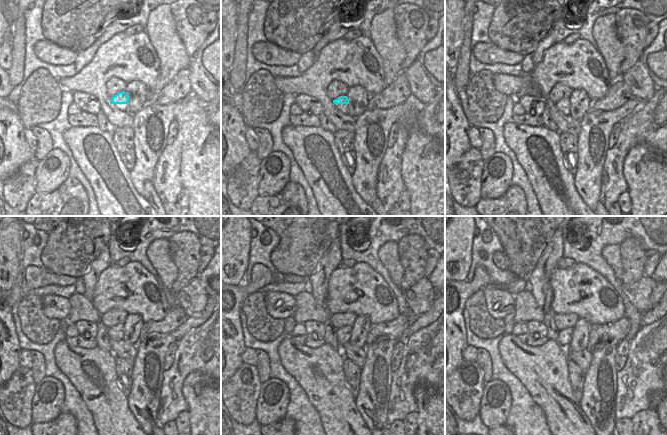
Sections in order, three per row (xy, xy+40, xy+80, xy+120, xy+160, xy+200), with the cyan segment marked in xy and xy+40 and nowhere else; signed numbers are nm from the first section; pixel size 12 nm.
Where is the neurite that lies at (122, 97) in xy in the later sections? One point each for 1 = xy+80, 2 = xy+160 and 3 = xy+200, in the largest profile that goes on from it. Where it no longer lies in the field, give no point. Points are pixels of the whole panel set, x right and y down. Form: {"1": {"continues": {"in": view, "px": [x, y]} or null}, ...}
{"1": {"continues": {"in": "xy+80", "px": [564, 108]}}, "2": {"continues": {"in": "xy+160", "px": [342, 334]}}, "3": {"continues": {"in": "xy+200", "px": [564, 336]}}}

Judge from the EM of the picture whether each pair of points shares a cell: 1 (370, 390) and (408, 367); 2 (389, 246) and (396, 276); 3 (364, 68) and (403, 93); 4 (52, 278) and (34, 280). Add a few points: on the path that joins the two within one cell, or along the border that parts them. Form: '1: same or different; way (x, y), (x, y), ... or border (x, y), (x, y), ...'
1: different; border (392, 372), (388, 400)
2: same; way (389, 253), (389, 259), (394, 269)
3: different; border (385, 88), (378, 94), (370, 95)
4: same; way (48, 278), (38, 278)

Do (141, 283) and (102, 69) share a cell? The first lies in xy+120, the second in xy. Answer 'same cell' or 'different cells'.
same cell

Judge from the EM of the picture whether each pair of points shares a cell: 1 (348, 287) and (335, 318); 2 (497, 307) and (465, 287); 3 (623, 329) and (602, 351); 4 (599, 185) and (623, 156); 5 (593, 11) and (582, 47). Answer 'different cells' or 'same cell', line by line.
1: different cells
2: different cells
3: different cells
4: different cells
5: different cells

